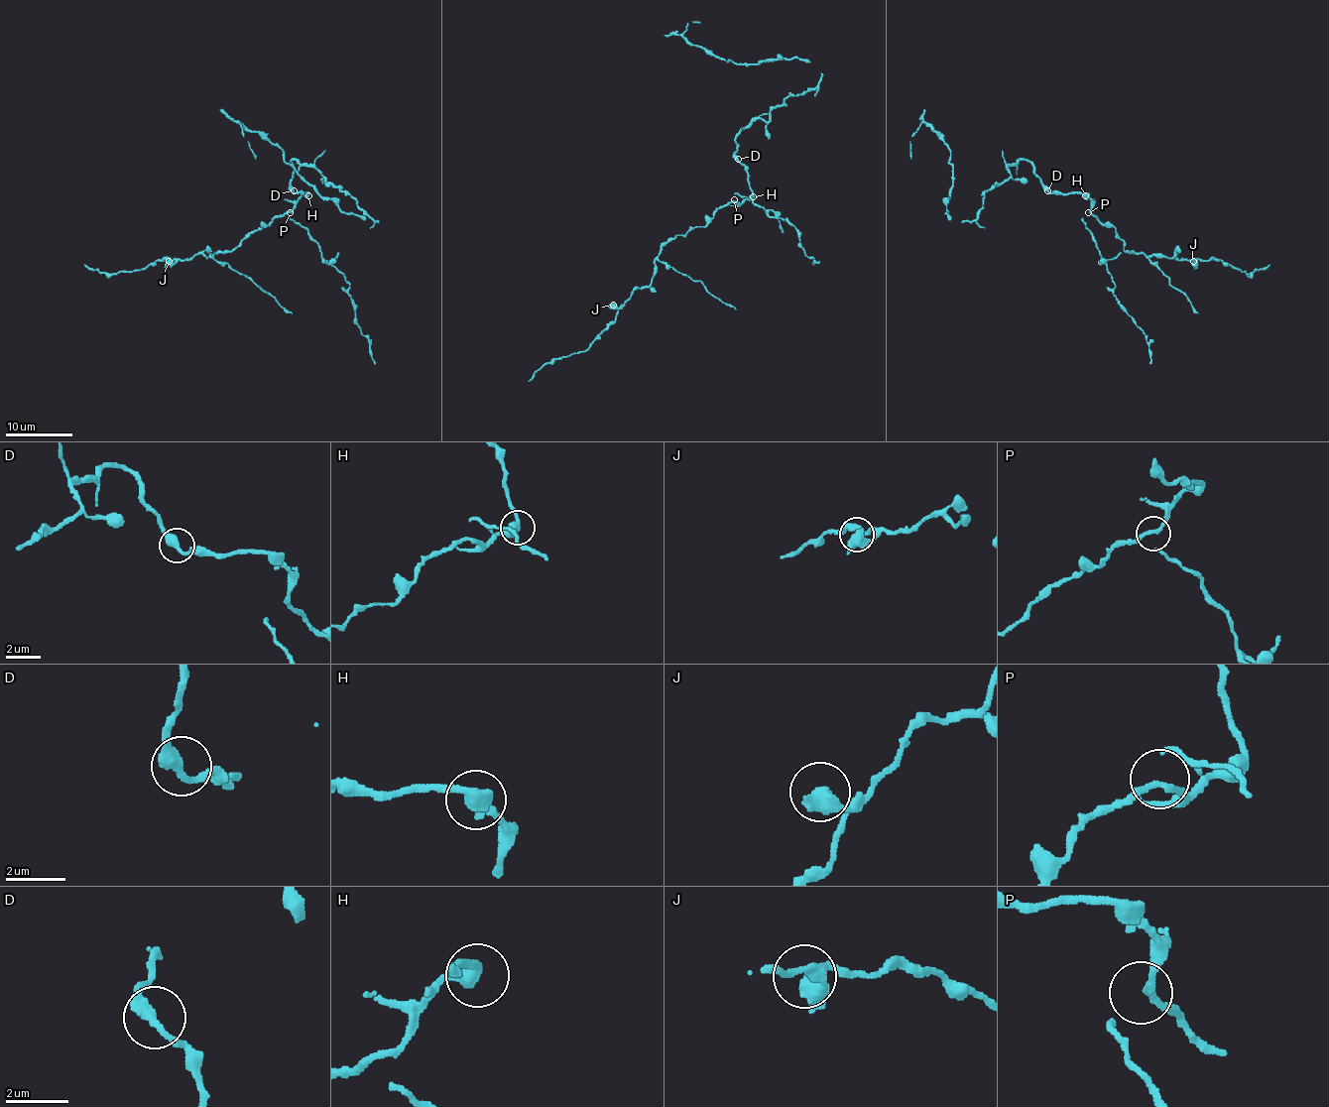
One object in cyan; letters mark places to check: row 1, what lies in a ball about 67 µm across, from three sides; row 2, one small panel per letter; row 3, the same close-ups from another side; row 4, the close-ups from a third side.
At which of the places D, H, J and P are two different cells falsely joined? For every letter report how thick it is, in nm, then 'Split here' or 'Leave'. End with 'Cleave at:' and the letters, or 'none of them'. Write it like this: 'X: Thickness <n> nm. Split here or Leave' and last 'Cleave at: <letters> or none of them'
D: Thickness 360 nm. Leave
H: Thickness 400 nm. Leave
J: Thickness 480 nm. Leave
P: Thickness 160 nm. Leave
Cleave at: none of them

